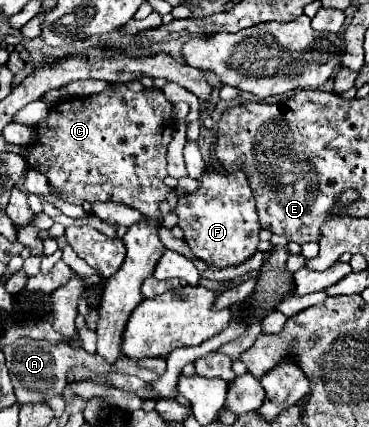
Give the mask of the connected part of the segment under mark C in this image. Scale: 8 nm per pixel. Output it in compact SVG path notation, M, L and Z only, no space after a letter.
M139 80L119 84L115 94L93 94L81 98L69 98L51 106L49 116L37 124L39 142L27 148L25 160L29 168L47 176L49 184L61 190L71 204L81 202L121 202L137 208L149 220L159 220L159 200L165 200L169 188L163 184L167 176L165 152L173 136L175 118L171 114L173 104L165 100L159 88L145 88Z

